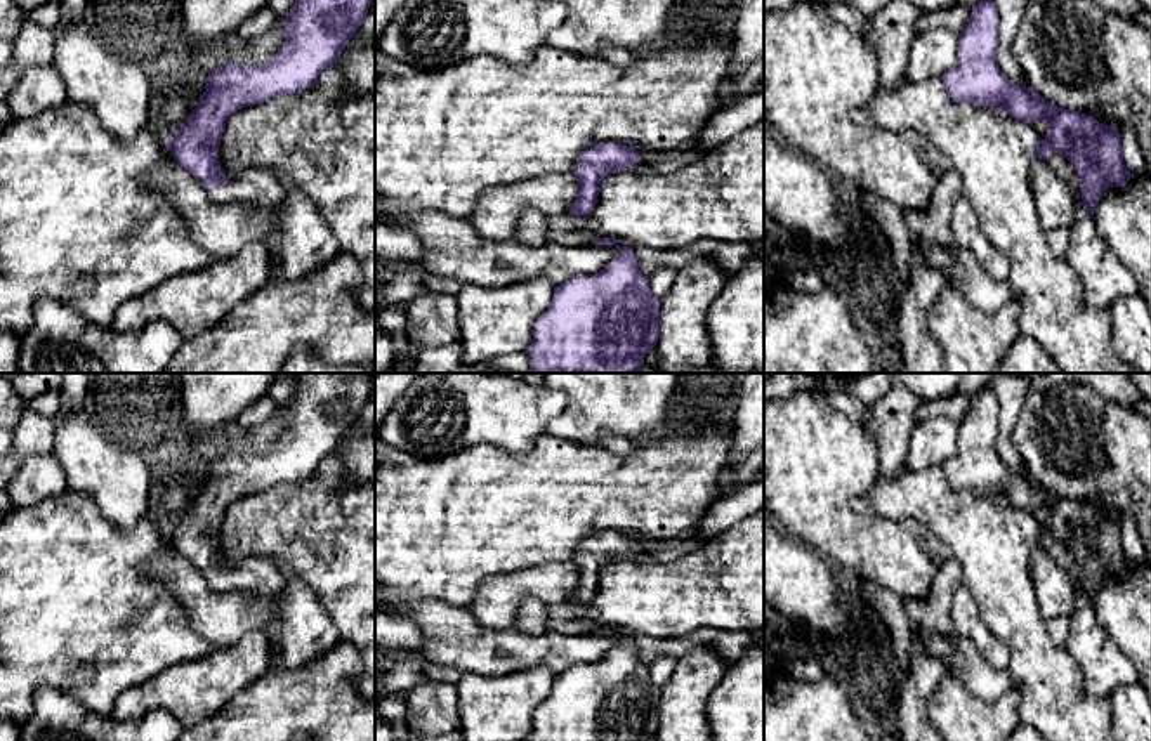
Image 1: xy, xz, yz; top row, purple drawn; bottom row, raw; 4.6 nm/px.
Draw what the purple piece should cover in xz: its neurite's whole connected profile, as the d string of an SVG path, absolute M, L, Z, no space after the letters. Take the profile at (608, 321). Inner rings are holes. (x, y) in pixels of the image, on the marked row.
M623 245L599 272L576 276L556 286L547 311L535 321L533 340L526 351L533 373L634 373L644 366L646 354L656 347L660 298L651 293L649 278L637 266L635 253Z

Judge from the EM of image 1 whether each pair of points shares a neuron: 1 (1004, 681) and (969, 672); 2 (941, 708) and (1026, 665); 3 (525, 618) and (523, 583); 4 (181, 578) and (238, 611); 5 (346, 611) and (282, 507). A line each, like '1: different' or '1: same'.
1: same
2: different
3: different
4: same
5: same

